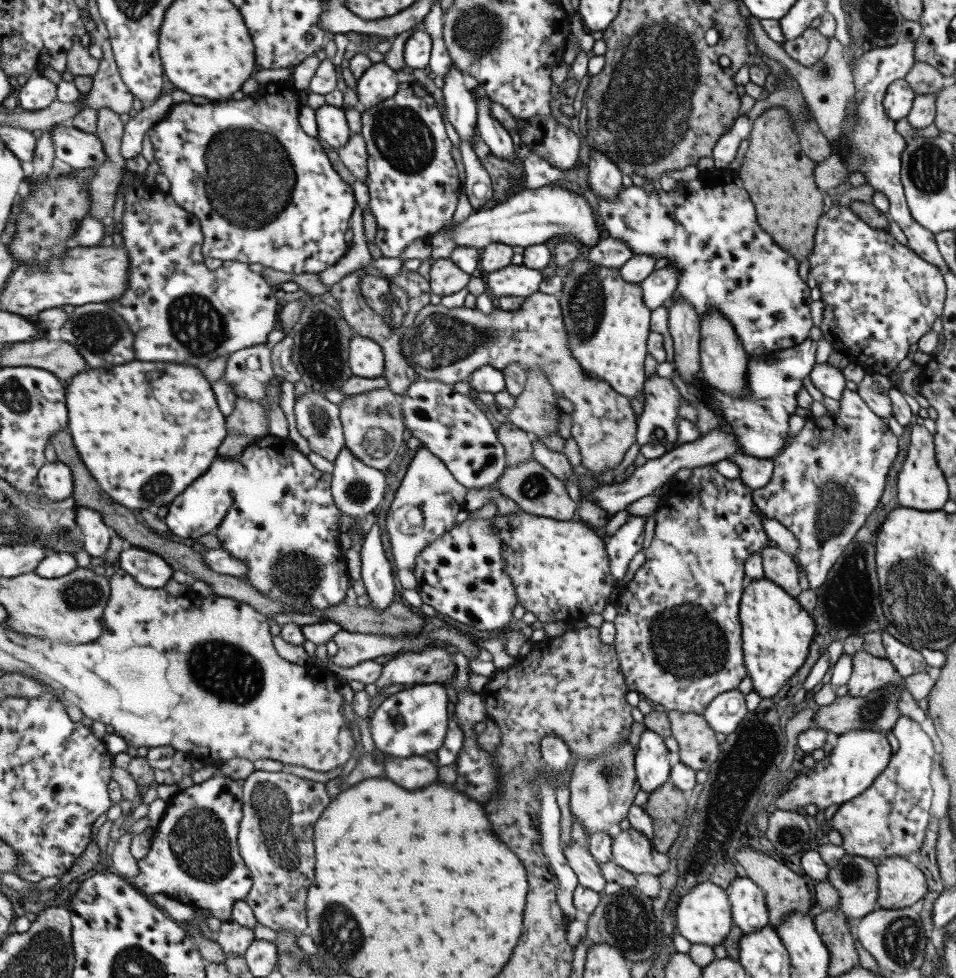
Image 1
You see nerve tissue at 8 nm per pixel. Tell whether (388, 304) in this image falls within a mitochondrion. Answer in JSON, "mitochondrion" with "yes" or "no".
{"mitochondrion":"yes"}

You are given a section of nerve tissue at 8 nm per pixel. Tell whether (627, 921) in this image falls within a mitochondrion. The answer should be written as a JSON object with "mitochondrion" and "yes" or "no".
{"mitochondrion":"yes"}

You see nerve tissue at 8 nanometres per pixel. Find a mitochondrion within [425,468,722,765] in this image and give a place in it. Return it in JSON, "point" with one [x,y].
{"point":[534,486]}

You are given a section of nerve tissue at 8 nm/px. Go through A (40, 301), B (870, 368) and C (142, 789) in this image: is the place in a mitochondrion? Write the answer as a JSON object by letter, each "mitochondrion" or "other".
{"A":"other","B":"other","C":"other"}

